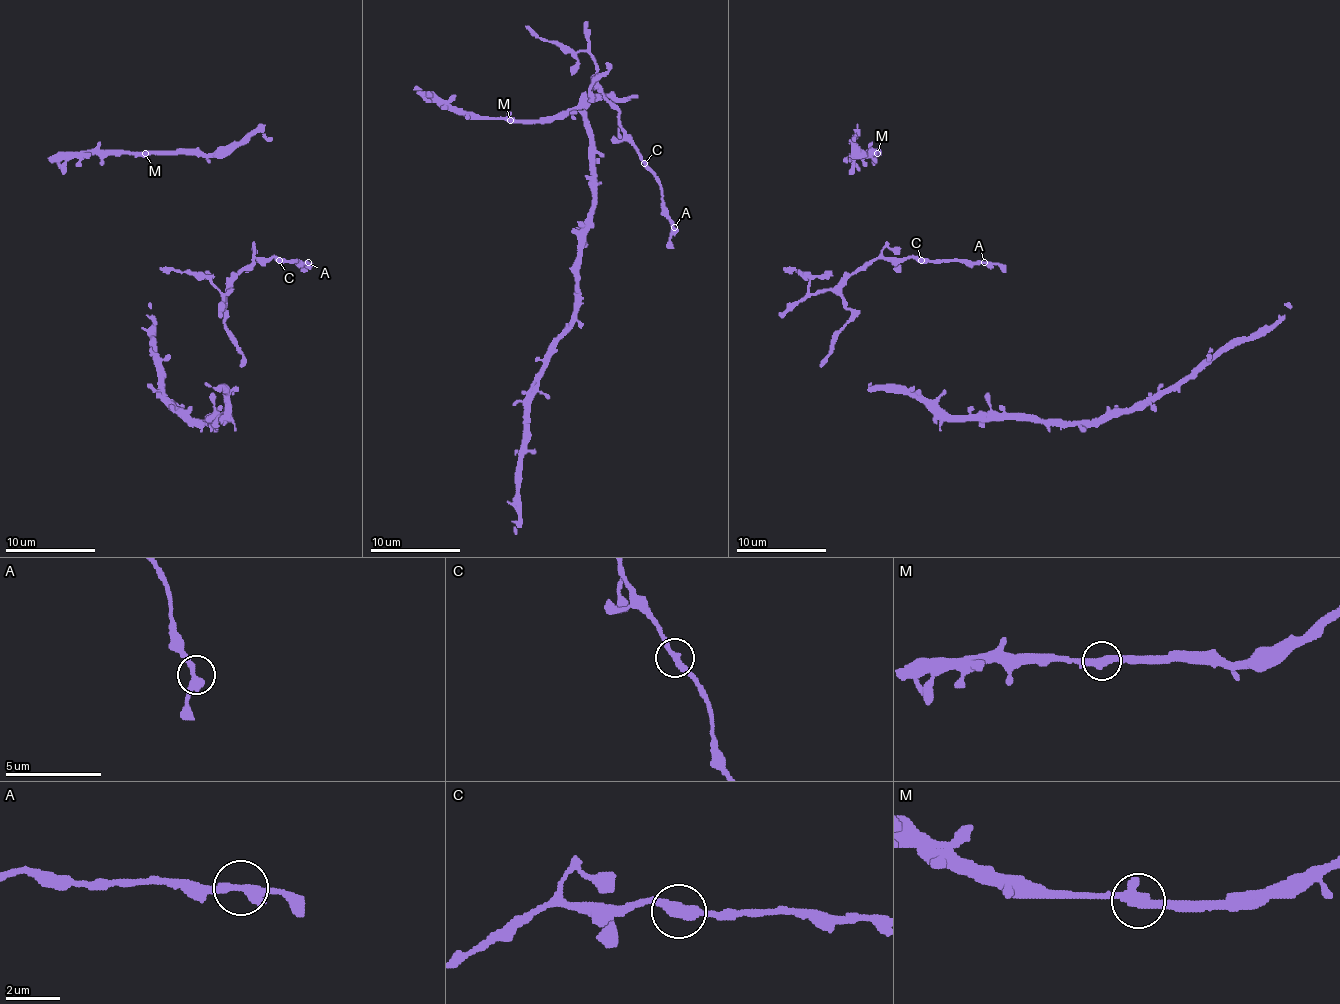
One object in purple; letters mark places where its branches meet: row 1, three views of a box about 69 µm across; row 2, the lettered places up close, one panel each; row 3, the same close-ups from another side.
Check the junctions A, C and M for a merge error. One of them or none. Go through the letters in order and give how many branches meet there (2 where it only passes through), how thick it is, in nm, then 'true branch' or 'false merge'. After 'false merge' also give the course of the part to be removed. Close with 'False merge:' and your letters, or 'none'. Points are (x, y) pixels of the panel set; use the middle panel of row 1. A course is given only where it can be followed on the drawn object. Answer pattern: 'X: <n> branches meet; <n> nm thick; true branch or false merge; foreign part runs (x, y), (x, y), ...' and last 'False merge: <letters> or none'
A: 2 branches meet; 360 nm thick; true branch
C: 2 branches meet; 360 nm thick; true branch
M: 2 branches meet; 360 nm thick; true branch
False merge: none

